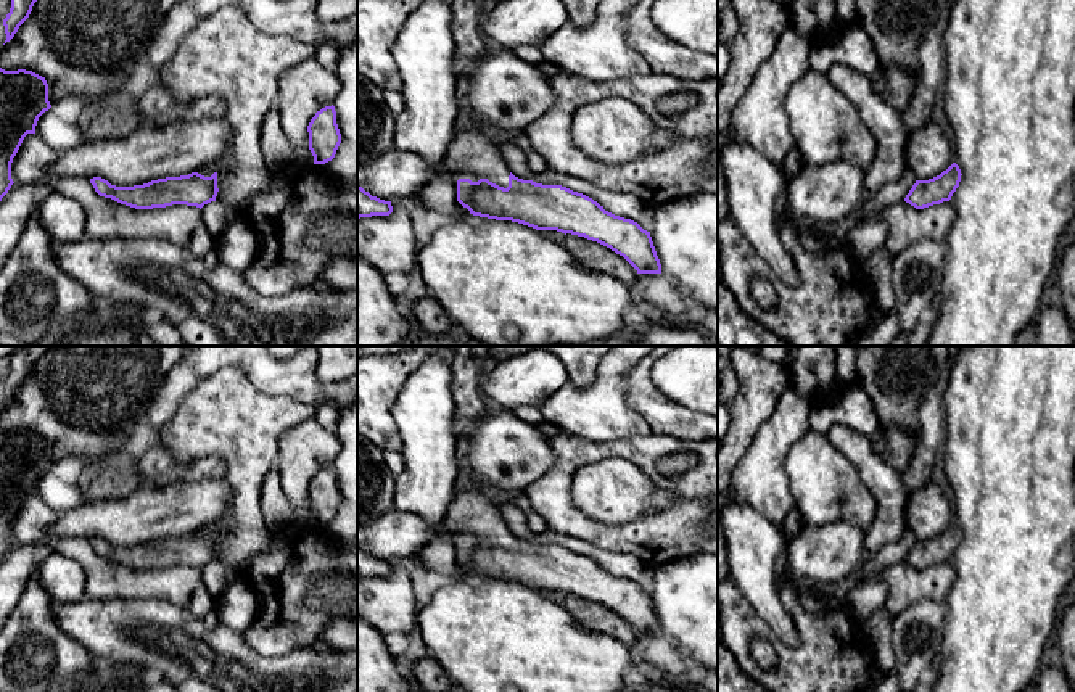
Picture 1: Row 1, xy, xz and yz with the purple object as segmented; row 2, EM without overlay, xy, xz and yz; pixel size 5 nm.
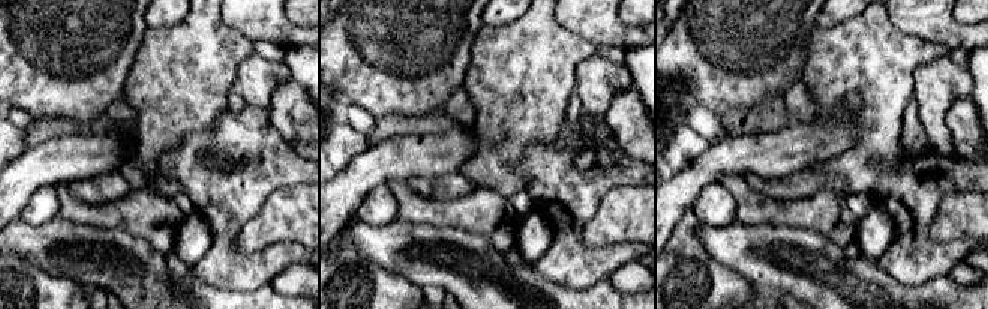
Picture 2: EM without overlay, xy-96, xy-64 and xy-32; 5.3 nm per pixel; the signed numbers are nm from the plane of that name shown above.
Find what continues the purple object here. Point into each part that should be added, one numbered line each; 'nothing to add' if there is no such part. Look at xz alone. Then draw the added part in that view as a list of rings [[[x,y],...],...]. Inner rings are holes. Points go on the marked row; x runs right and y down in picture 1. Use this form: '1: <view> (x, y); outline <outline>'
1: xz (472, 153); outline [[[459,126],[443,161],[457,177],[488,179],[499,187],[509,187],[510,169],[494,140],[483,130]]]

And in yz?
nothing to add

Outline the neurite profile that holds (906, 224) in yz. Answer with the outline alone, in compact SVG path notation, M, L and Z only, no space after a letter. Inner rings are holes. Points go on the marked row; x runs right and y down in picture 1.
M906 201L890 204L880 216L888 225L885 248L890 256L895 256L919 240L945 245L954 216L949 201L924 209L916 209Z

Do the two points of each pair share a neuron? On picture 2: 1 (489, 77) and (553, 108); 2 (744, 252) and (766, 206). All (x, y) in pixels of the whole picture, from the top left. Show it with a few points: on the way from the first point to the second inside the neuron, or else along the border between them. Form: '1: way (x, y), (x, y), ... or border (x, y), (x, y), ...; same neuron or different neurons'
1: way (505, 80), (513, 80), (537, 104); same neuron
2: border (736, 219), (792, 227); different neurons

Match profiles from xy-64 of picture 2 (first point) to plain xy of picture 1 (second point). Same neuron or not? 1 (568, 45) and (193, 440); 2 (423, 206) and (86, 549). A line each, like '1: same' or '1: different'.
1: same
2: same

